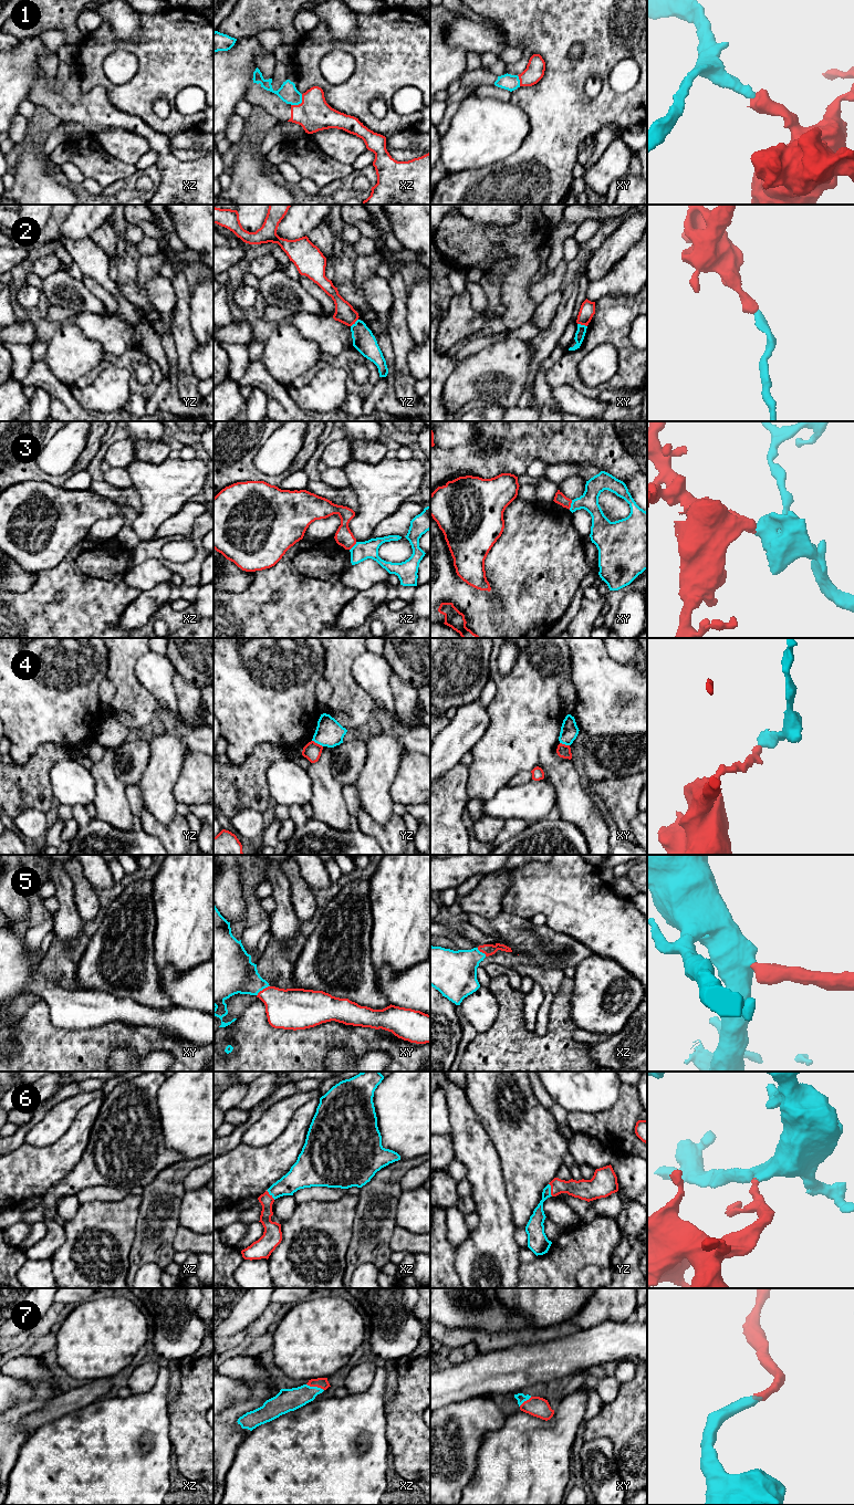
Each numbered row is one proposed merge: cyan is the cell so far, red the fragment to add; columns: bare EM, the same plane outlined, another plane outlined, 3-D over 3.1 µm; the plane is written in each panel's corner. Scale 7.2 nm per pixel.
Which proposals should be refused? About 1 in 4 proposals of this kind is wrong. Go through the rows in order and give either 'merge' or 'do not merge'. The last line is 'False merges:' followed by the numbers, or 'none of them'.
1: merge
2: do not merge
3: do not merge
4: do not merge
5: merge
6: merge
7: merge
False merges: 2, 3, 4

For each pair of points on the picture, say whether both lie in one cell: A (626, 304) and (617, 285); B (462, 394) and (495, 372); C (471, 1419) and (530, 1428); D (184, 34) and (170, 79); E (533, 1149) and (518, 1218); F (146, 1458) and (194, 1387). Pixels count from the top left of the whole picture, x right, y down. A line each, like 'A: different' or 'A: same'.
A: different
B: same
C: different
D: same
E: same
F: different

